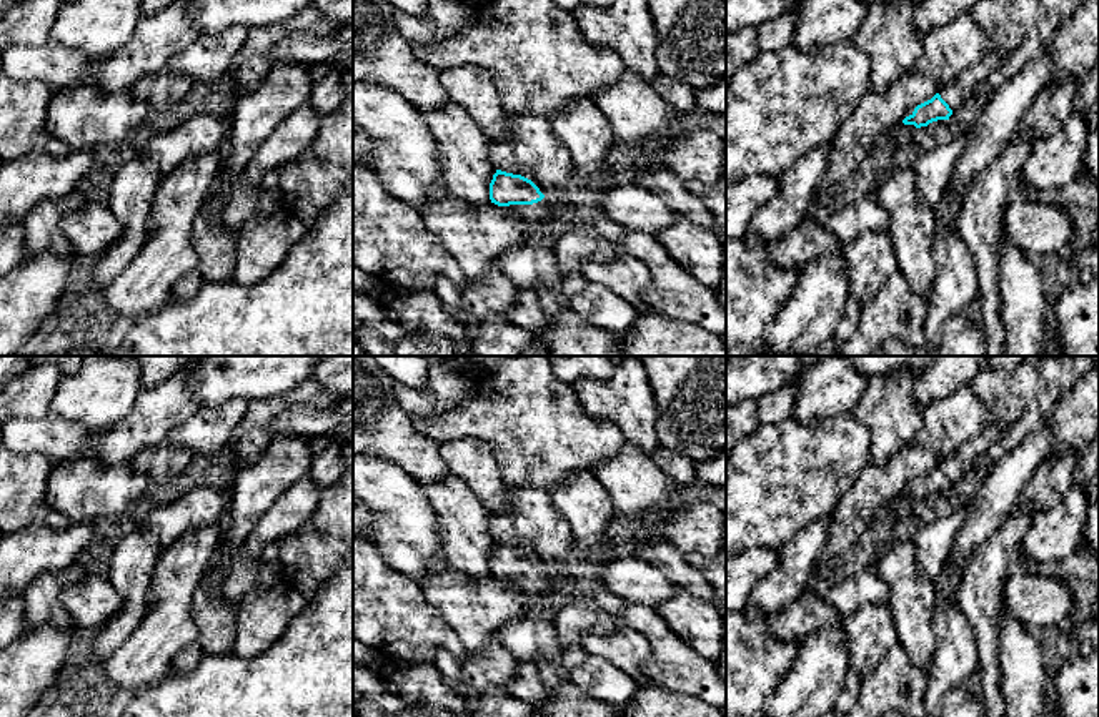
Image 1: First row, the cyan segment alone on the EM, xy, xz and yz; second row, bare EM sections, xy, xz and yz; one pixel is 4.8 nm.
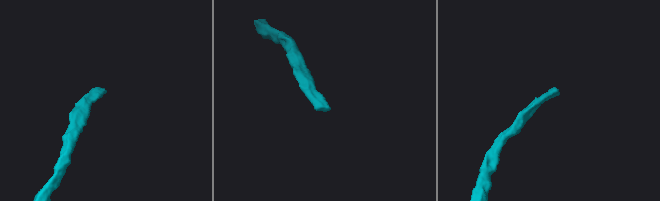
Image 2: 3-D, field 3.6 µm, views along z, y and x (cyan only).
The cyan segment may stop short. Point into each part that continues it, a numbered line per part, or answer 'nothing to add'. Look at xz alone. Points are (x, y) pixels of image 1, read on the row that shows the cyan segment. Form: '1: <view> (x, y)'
1: xz (538, 213)

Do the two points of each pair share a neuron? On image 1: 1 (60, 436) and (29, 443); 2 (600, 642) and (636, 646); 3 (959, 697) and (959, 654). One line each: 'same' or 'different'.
1: same
2: same
3: different

